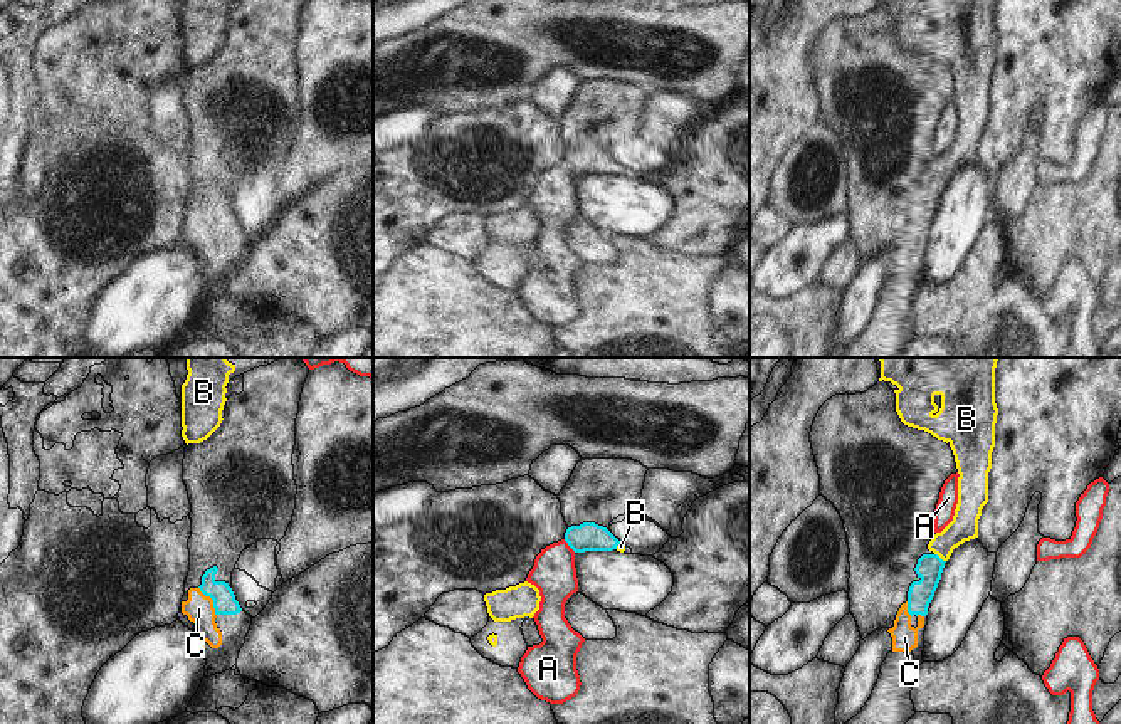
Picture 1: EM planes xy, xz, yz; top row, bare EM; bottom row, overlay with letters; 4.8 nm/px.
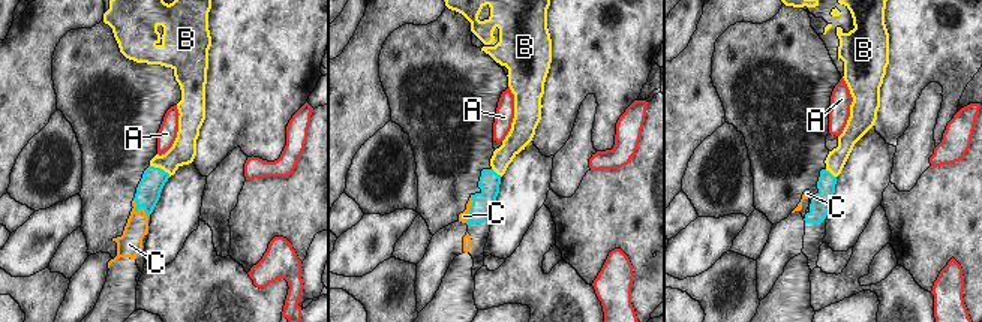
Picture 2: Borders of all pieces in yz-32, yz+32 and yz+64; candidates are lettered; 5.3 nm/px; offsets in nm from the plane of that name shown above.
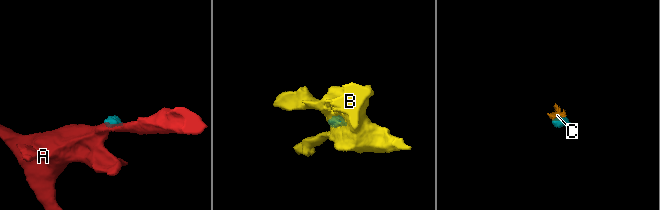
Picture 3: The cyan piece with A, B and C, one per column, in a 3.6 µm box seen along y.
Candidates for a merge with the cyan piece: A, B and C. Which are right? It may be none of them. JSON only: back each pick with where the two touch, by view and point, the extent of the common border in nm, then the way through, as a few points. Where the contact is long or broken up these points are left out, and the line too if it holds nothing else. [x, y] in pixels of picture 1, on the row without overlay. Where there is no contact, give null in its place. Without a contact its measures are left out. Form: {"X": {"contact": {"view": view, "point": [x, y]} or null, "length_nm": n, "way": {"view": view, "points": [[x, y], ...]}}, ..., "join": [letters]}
{"B": {"contact": {"view": "yz", "point": [938, 180]}, "length_nm": 70, "way": {"view": "yz", "points": [[930, 190], [938, 180], [942, 172], [963, 150]]}}, "C": {"contact": {"view": "xy", "point": [212, 222]}, "length_nm": 170, "way": {"view": "xy", "points": [[224, 224], [212, 222], [199, 232]]}}, "join": ["B", "C"]}

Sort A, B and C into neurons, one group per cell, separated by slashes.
A / B C

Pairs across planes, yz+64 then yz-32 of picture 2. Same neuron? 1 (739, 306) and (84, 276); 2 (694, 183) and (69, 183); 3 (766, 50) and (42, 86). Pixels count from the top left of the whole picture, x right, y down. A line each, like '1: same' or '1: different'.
1: different
2: same
3: different

